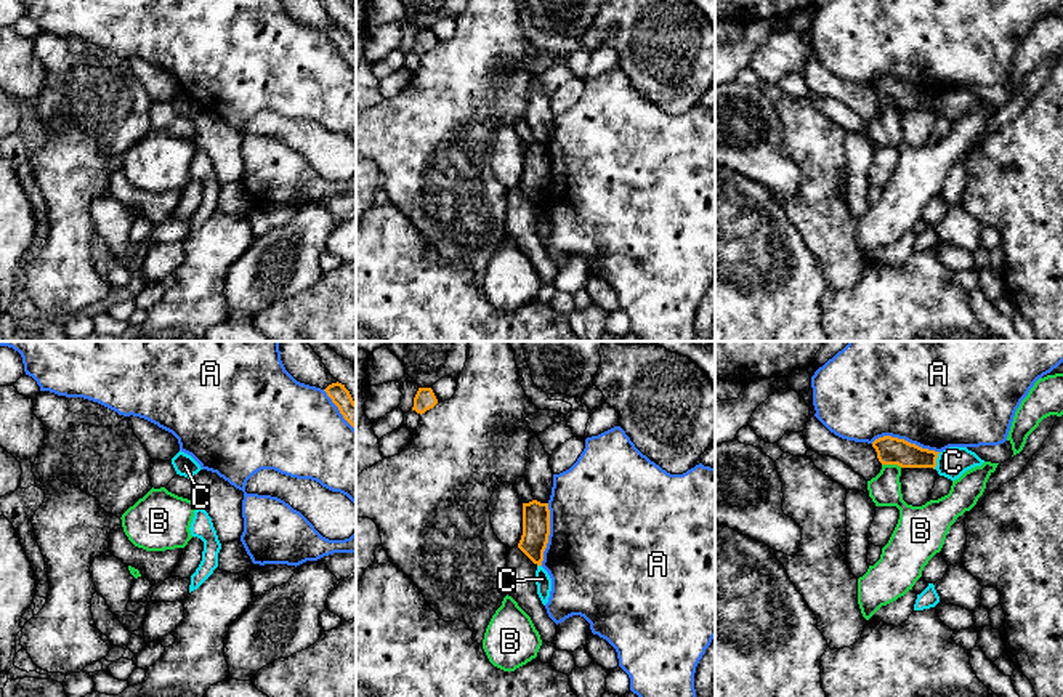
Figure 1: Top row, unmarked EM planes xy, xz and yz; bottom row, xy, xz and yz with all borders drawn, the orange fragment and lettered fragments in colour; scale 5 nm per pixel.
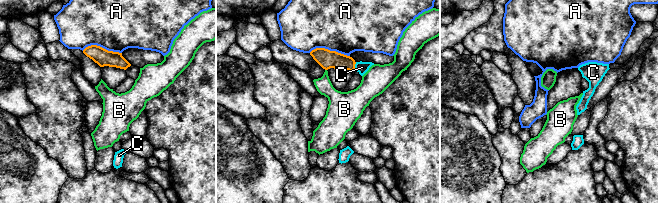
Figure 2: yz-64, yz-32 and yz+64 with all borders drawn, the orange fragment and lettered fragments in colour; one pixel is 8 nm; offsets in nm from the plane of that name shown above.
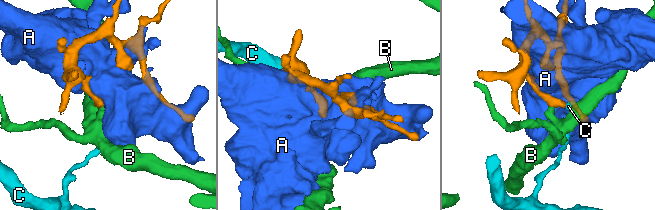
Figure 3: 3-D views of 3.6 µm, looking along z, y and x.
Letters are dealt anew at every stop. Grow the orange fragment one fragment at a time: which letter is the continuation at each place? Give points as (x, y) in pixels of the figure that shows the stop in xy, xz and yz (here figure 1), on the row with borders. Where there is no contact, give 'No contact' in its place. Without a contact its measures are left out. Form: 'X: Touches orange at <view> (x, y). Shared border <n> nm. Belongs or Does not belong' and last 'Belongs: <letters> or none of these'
A: Touches orange at yz (903, 439). Shared border 340 nm. Does not belong
B: Touches orange at yz (892, 463). Shared border 110 nm. Does not belong
C: Touches orange at yz (935, 460). Shared border 90 nm. Does not belong
Belongs: none of these

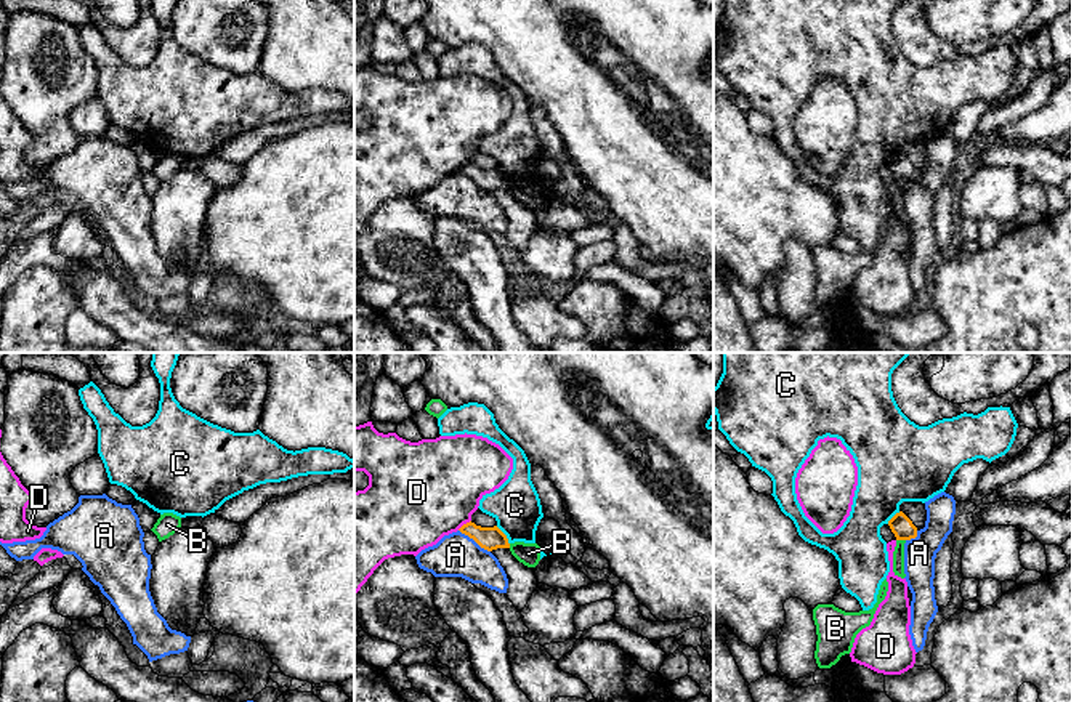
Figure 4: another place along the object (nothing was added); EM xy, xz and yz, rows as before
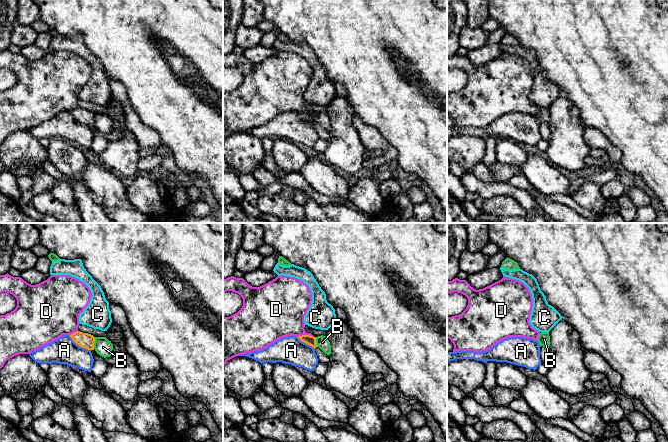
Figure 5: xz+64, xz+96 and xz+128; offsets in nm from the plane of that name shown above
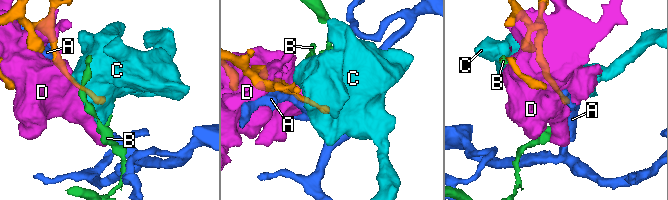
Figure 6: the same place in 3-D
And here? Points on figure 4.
A: Touches orange at xz (475, 540). Shared border 200 nm. Does not belong
B: Touches orange at yz (901, 539). Shared border 50 nm. Does not belong
C: Touches orange at xz (505, 536). Shared border 120 nm. Does not belong
D: Touches orange at xz (464, 524). Shared border 90 nm. Does not belong
Belongs: none of these

